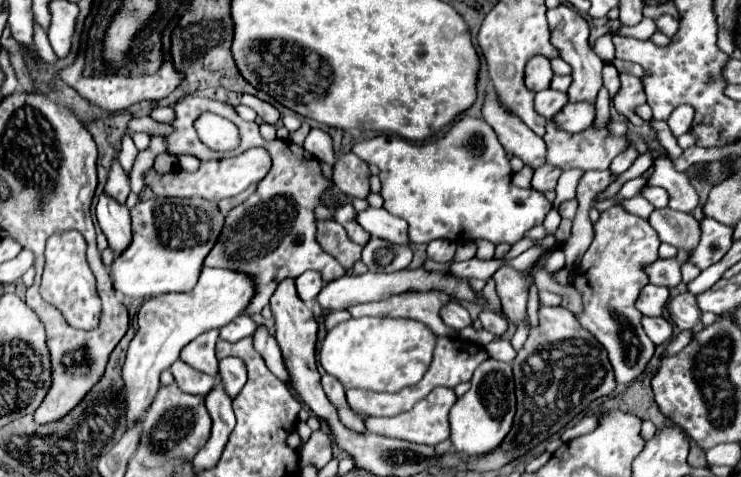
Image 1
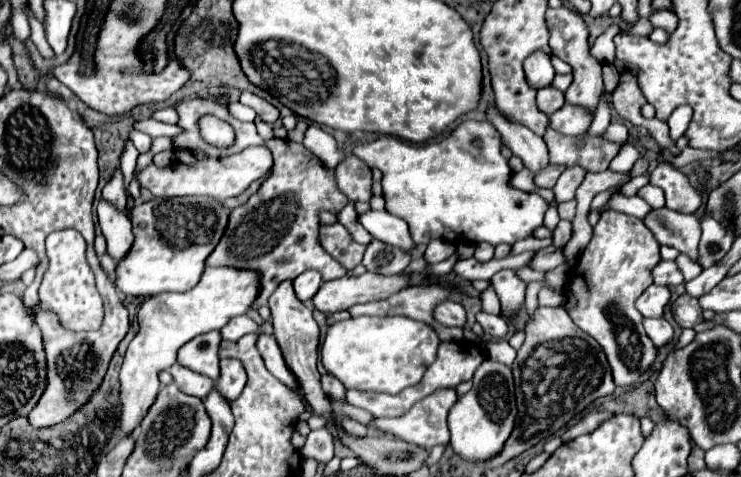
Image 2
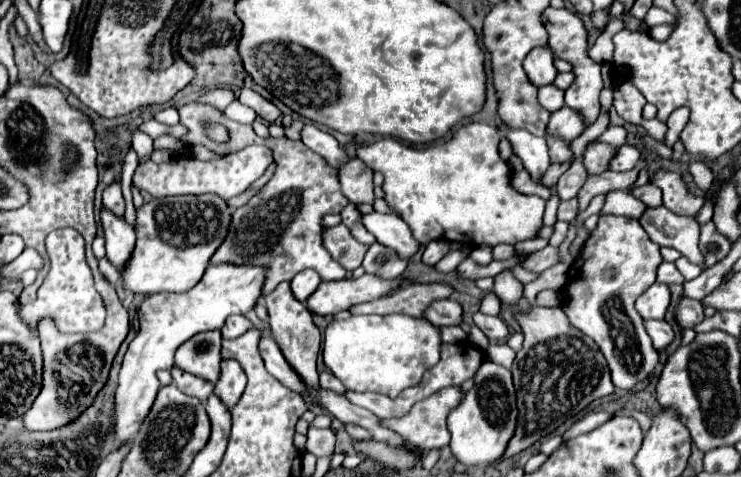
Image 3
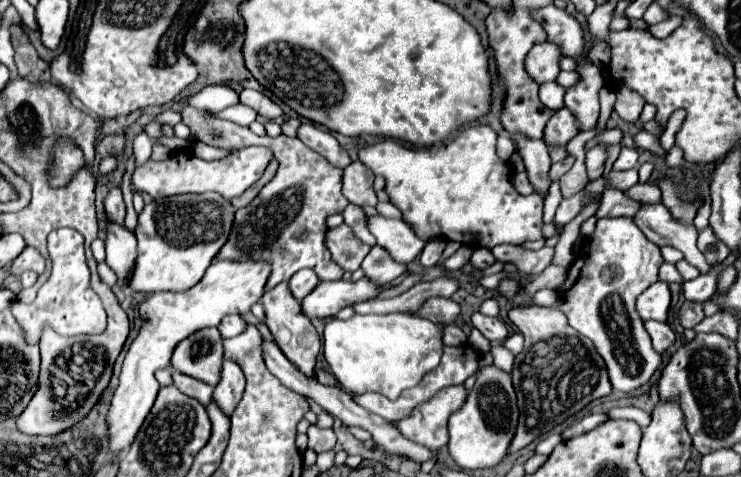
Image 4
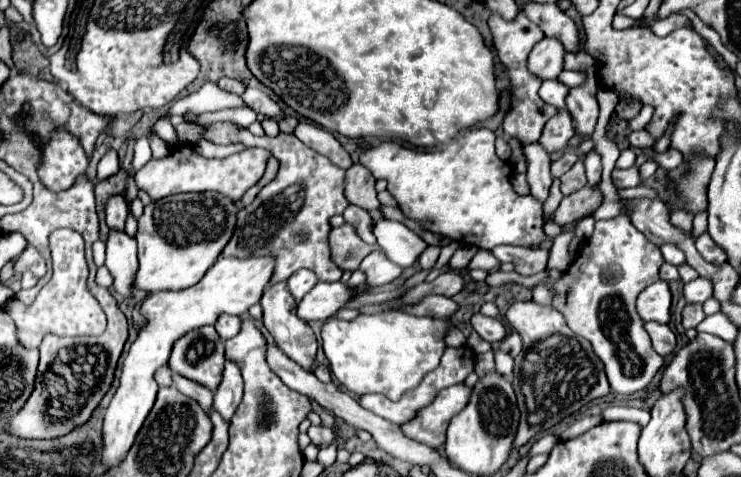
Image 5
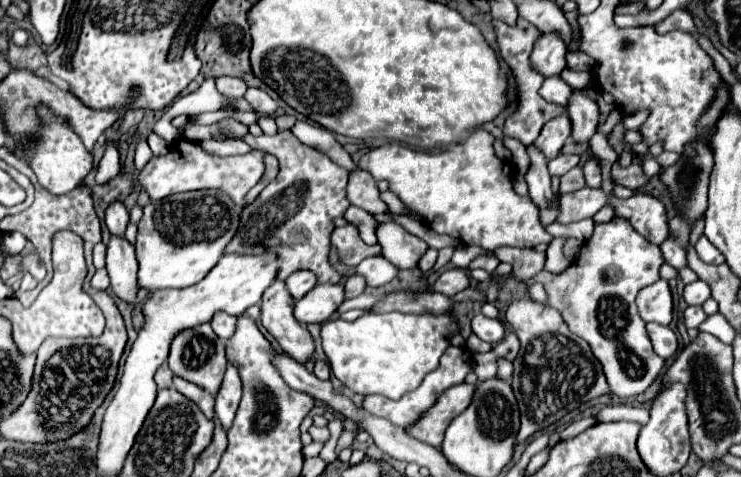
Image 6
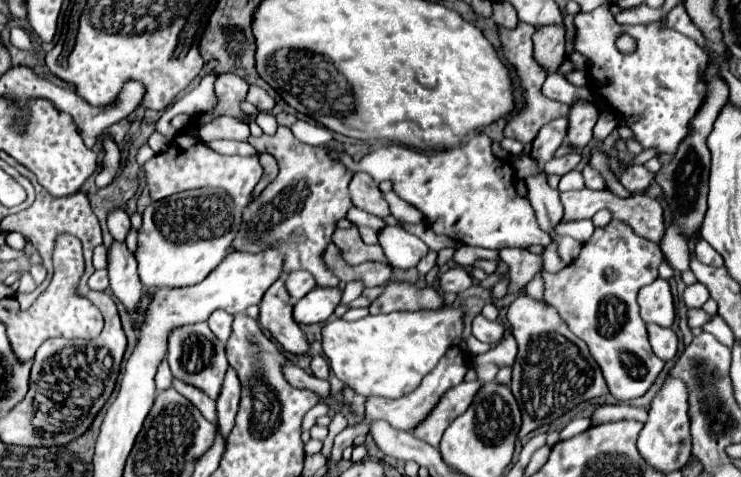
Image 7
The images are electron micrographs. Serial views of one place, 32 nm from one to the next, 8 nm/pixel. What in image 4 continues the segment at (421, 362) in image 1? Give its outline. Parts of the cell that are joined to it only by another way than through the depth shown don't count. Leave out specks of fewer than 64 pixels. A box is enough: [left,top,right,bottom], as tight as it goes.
[324,314,442,400]

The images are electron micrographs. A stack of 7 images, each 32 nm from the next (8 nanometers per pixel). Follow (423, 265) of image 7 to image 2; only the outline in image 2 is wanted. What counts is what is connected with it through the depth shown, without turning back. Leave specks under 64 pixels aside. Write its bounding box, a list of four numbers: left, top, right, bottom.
[426,240,456,262]

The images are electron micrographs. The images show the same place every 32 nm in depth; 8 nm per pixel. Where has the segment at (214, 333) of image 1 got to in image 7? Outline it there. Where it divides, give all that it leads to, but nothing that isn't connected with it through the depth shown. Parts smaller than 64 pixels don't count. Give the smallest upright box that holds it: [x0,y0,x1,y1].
[166,322,228,400]

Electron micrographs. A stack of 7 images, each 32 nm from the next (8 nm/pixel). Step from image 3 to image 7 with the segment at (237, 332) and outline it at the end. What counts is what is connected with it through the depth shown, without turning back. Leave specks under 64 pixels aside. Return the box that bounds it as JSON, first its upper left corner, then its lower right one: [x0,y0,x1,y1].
[208,310,234,342]

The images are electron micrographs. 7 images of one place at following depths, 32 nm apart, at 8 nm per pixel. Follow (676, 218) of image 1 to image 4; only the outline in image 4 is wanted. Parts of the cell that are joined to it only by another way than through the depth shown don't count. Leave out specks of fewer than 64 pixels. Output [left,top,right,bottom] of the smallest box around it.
[634,204,712,274]

